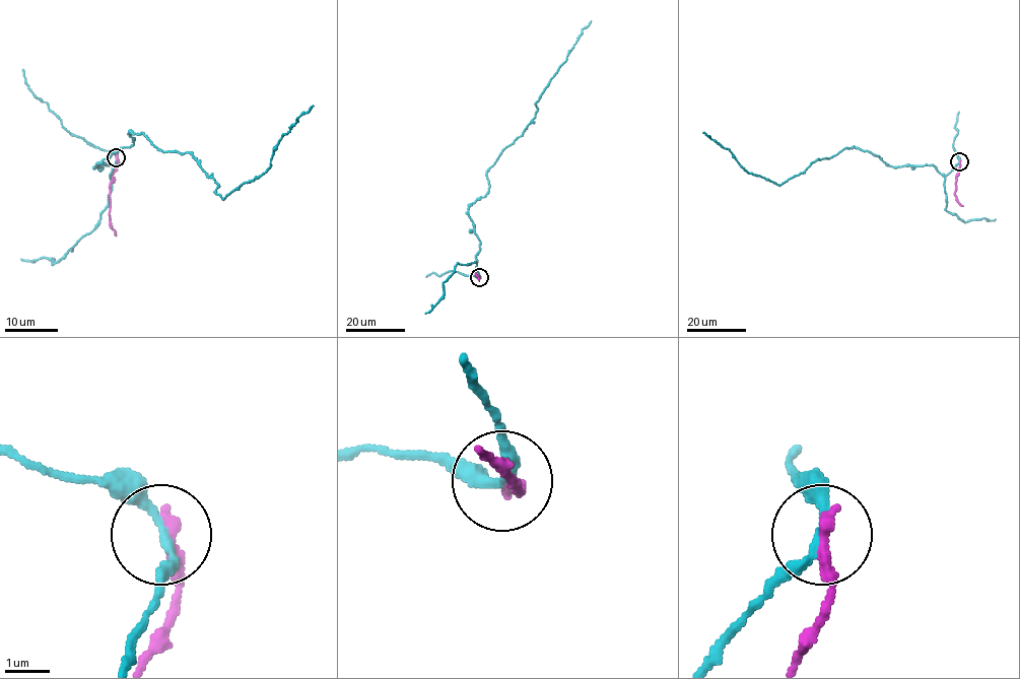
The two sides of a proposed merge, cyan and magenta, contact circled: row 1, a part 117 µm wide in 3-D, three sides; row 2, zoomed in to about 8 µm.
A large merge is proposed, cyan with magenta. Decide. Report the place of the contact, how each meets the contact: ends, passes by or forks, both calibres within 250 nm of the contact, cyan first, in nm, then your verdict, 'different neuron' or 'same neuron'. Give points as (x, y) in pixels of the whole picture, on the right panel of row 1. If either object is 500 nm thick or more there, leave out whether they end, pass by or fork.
place (959, 161); cyan passes by; magenta ends; calibres 190 and 360 nm; different neuron

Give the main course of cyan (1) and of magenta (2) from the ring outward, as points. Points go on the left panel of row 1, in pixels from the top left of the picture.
1: (116, 156), (112, 182), (118, 163), (95, 166), (142, 133), (191, 153), (223, 198), (271, 166), (312, 107)
2: (117, 156), (118, 166), (110, 185), (109, 217), (109, 225), (116, 235)

